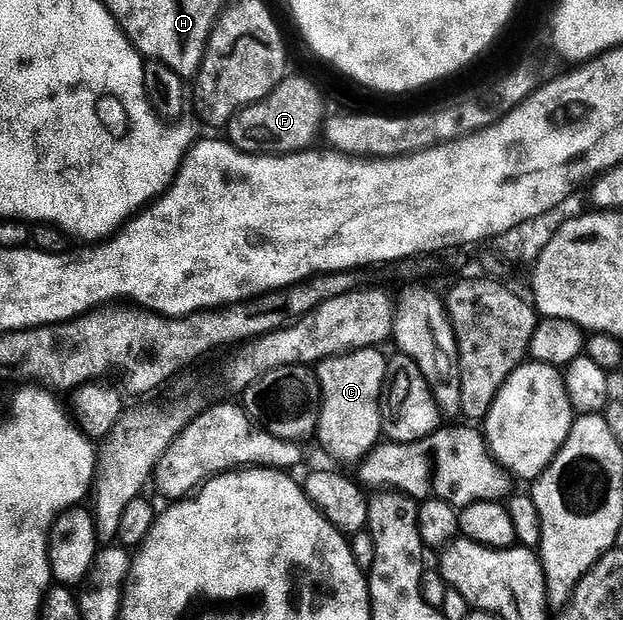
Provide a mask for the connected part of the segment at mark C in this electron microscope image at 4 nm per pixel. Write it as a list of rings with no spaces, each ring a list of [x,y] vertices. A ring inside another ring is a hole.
[[[380,348],[356,349],[338,357],[328,357],[326,361],[316,366],[317,381],[321,384],[321,414],[315,434],[315,441],[321,444],[321,449],[329,457],[338,461],[336,464],[360,466],[369,456],[370,451],[377,448],[382,440],[381,432],[381,395],[385,383],[386,354],[381,354]]]

